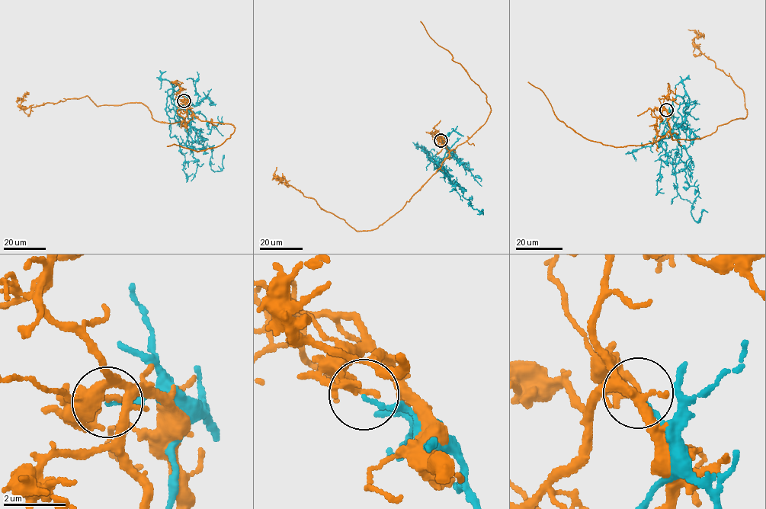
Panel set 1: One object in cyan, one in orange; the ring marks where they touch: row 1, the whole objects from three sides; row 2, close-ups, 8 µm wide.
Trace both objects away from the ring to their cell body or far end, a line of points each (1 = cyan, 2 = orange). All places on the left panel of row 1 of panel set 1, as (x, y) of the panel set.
1: (184, 100), (193, 105), (177, 110), (180, 123), (210, 147), (212, 170), (221, 170), (224, 155)
2: (184, 100), (193, 118), (171, 123), (157, 121), (141, 103), (97, 106), (86, 95), (24, 108), (27, 91)

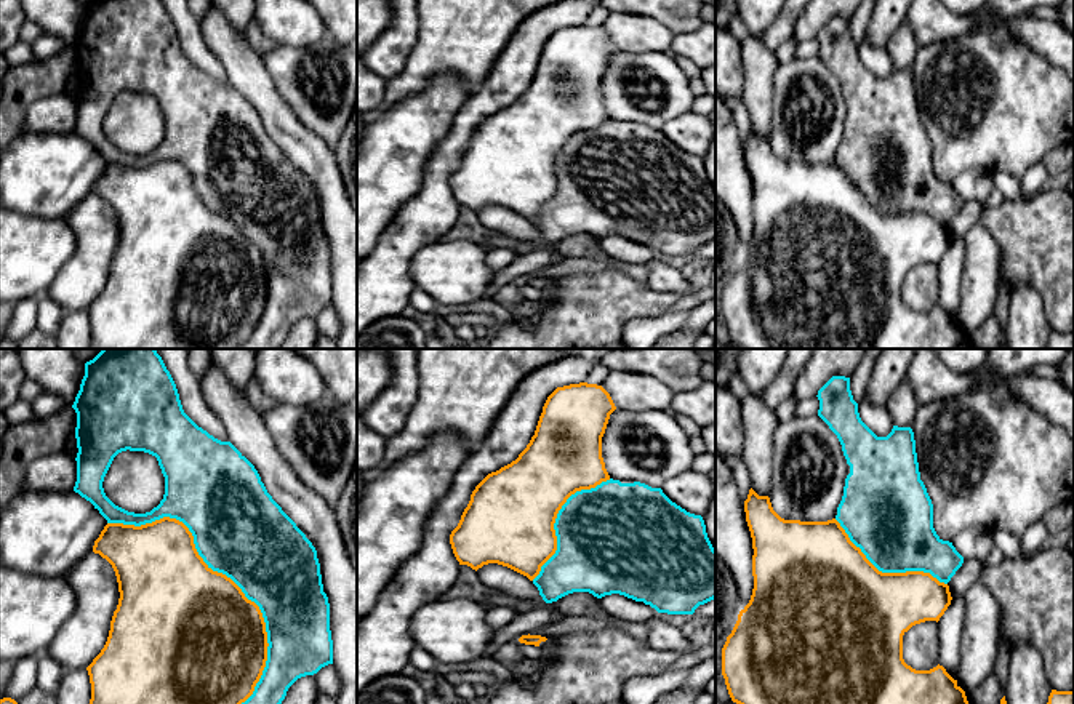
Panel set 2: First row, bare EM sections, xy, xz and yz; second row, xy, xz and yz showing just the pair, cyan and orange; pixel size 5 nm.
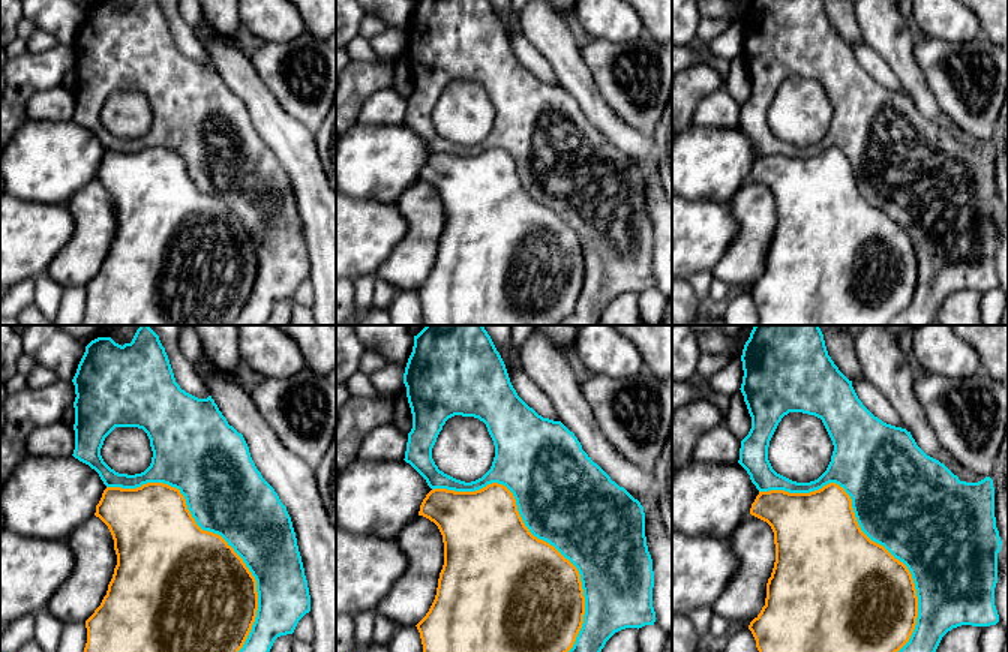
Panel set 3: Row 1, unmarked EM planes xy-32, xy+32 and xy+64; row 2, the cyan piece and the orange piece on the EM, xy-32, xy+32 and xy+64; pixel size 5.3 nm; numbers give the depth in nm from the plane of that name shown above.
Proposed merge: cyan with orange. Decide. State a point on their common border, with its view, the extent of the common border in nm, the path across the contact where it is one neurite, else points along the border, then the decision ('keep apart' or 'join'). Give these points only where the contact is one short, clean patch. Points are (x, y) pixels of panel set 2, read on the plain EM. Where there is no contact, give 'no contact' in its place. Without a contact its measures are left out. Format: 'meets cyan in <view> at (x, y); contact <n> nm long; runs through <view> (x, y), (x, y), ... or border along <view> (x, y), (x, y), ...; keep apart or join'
meets cyan in xy at (224, 215); contact 1150 nm long; keep apart

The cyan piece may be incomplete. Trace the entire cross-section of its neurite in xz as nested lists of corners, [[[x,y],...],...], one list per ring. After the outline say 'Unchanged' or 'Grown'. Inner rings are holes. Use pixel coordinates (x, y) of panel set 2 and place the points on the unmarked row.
[[[610,120],[595,130],[576,133],[559,152],[554,171],[557,192],[533,221],[546,245],[573,234],[589,234],[597,240],[619,235],[643,243],[658,254],[693,256],[699,246],[715,240],[715,190],[704,162],[672,144],[661,130]]]. Unchanged

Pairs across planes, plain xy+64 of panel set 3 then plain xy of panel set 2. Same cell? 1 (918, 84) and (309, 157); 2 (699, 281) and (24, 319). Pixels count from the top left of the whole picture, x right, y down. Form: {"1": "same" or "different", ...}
{"1": "same", "2": "same"}

